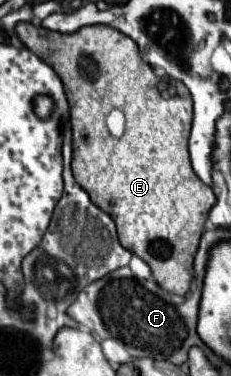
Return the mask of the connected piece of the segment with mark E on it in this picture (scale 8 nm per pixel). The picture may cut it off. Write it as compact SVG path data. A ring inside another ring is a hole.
M19 23L17 25L17 35L19 39L25 43L27 49L31 49L33 53L37 53L45 63L49 63L53 67L53 71L61 77L63 85L65 85L65 93L67 93L67 99L69 99L70 112L69 112L69 124L73 133L72 146L73 146L73 159L72 159L72 171L77 179L77 183L89 193L91 201L101 207L105 213L109 213L117 225L117 233L119 233L119 241L125 249L129 249L131 253L139 255L153 271L153 277L157 279L157 283L171 291L171 293L177 293L177 295L185 295L191 287L191 281L193 281L193 257L195 257L195 251L197 251L197 245L199 245L199 237L205 229L205 221L207 221L207 215L209 215L209 209L213 207L215 203L215 193L211 187L203 185L201 179L193 173L193 167L191 167L191 161L189 161L189 151L187 151L187 139L189 139L189 131L191 131L191 115L193 115L193 101L189 97L189 89L185 89L185 85L181 83L173 83L173 79L169 81L163 81L161 77L157 77L153 73L153 69L141 59L139 55L139 49L135 45L135 41L127 35L123 35L121 31L113 29L113 27L107 27L107 25L87 25L87 27L81 27L79 31L75 33L57 33L57 31L49 31L45 27L35 27L33 23ZM111 109L121 109L125 113L125 119L127 119L127 127L125 127L125 135L121 139L115 139L111 137L111 133L107 131L107 125L105 125L105 117Z

